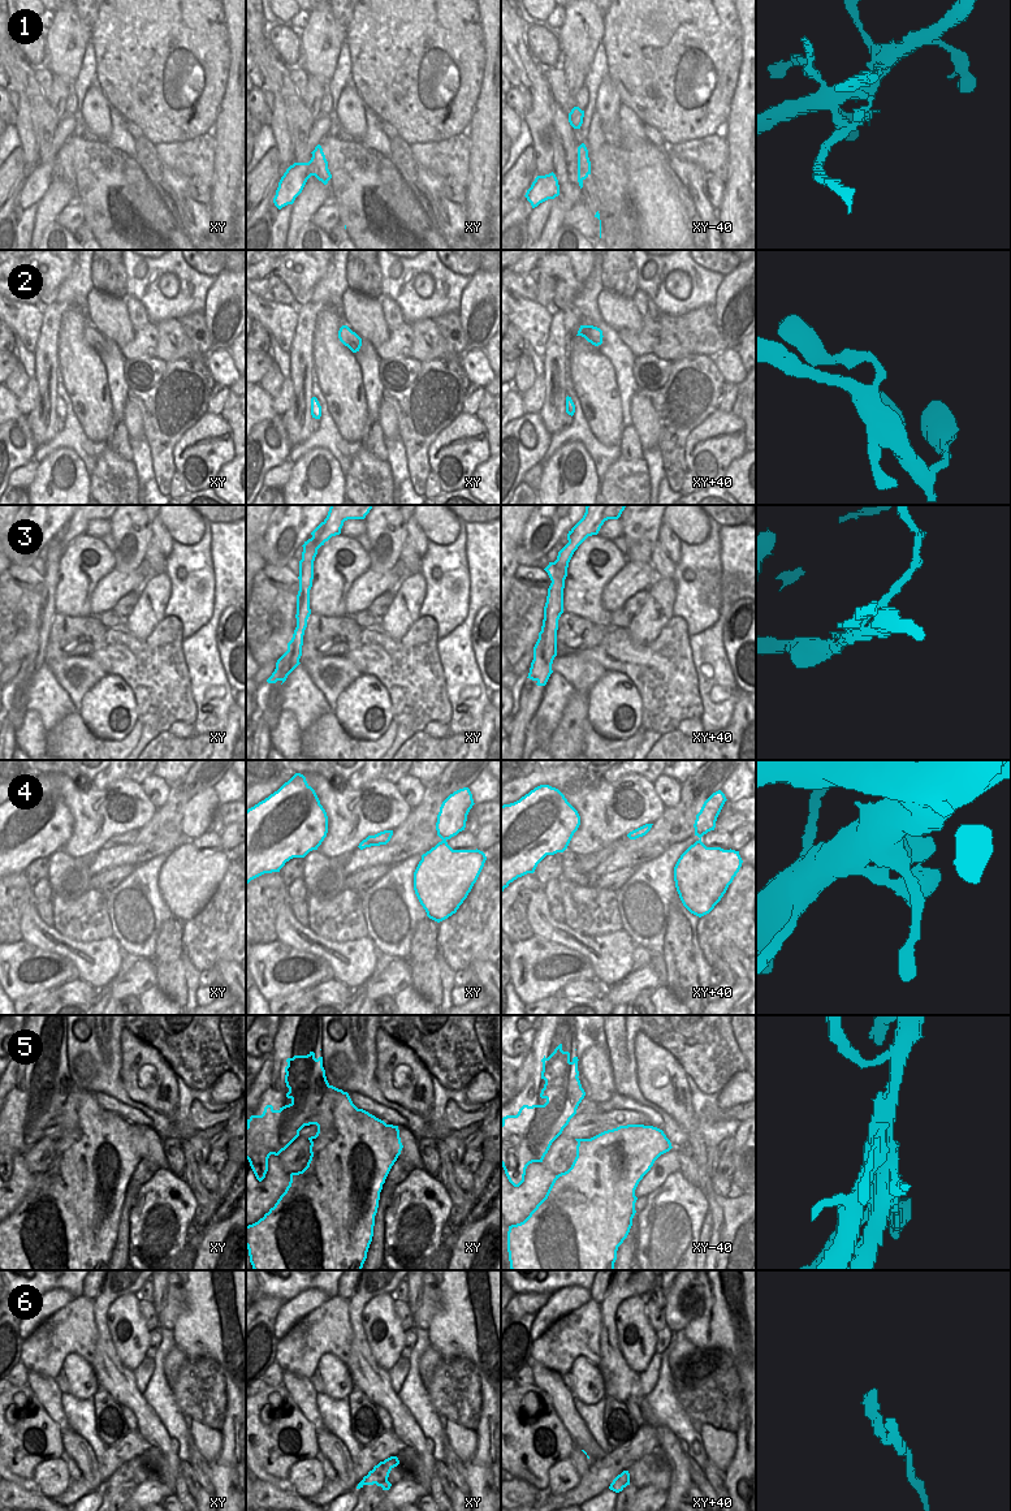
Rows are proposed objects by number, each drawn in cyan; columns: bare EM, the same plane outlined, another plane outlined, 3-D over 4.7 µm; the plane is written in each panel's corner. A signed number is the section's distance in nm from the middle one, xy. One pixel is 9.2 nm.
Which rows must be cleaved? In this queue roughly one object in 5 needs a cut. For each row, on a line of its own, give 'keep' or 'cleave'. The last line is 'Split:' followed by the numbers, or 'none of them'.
1: cleave
2: keep
3: cleave
4: keep
5: cleave
6: keep
Split: 1, 3, 5

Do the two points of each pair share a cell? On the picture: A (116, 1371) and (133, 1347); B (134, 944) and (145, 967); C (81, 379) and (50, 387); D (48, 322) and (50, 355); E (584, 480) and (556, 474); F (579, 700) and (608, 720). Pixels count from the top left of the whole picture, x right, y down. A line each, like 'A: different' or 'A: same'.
A: different
B: different
C: different
D: same
E: same
F: different

